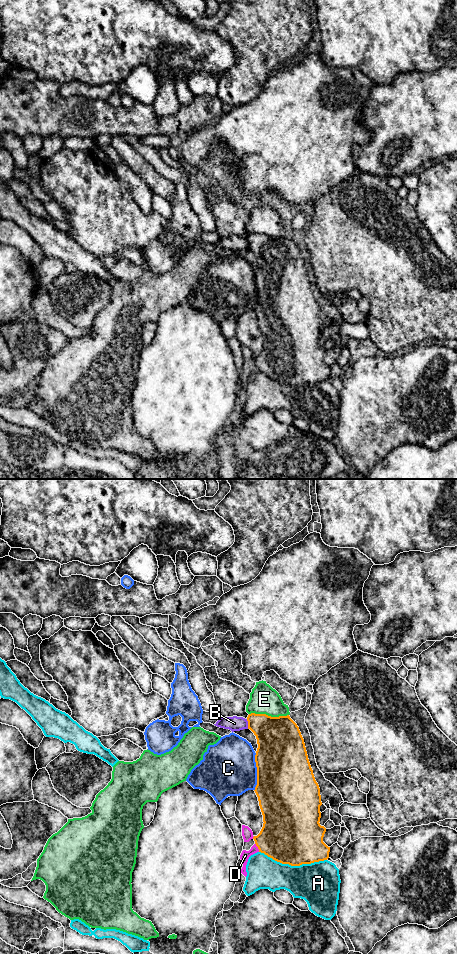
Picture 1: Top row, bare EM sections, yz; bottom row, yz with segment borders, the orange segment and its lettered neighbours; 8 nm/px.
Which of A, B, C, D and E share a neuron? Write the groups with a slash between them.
A / B / C / D / E

